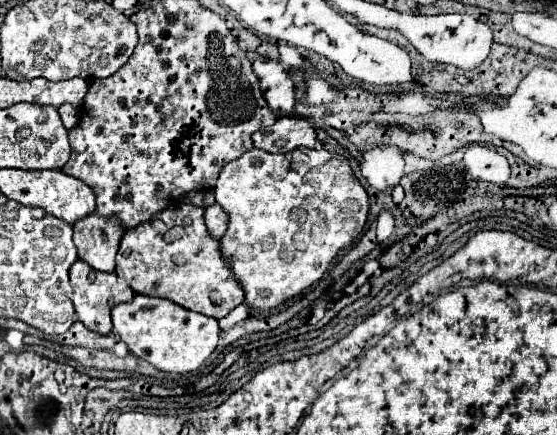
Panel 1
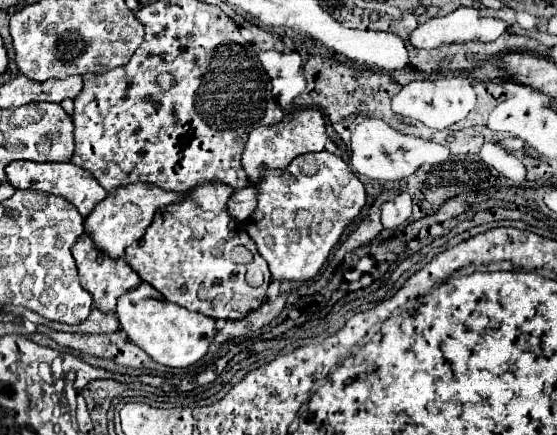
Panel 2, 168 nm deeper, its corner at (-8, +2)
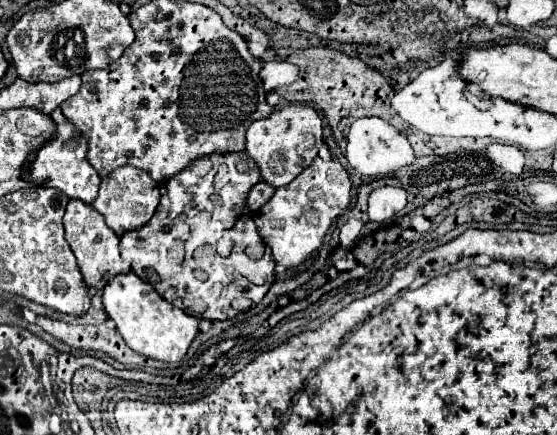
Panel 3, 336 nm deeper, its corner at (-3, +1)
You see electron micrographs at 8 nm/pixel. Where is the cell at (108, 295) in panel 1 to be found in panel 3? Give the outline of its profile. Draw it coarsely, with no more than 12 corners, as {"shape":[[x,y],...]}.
{"shape":[[89,204],[63,216],[81,276],[101,292],[117,274],[119,238]]}

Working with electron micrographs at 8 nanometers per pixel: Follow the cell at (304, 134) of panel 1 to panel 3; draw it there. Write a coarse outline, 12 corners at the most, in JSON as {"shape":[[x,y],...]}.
{"shape":[[289,104],[247,128],[245,152],[279,188],[323,144],[317,110]]}

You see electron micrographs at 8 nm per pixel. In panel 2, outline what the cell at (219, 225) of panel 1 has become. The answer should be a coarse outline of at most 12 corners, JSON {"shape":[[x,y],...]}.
{"shape":[[256,187],[238,189],[228,211],[236,221],[246,221],[256,209]]}

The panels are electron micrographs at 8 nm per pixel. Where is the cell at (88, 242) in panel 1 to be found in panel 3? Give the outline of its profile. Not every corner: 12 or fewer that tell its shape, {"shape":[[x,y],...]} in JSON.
{"shape":[[145,170],[103,178],[93,208],[117,236],[139,230],[159,206]]}

